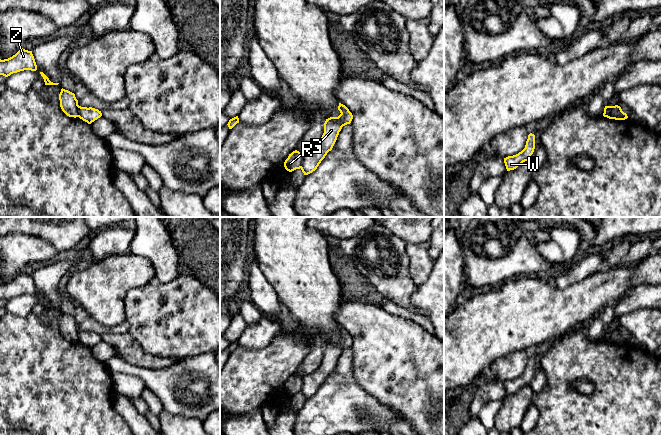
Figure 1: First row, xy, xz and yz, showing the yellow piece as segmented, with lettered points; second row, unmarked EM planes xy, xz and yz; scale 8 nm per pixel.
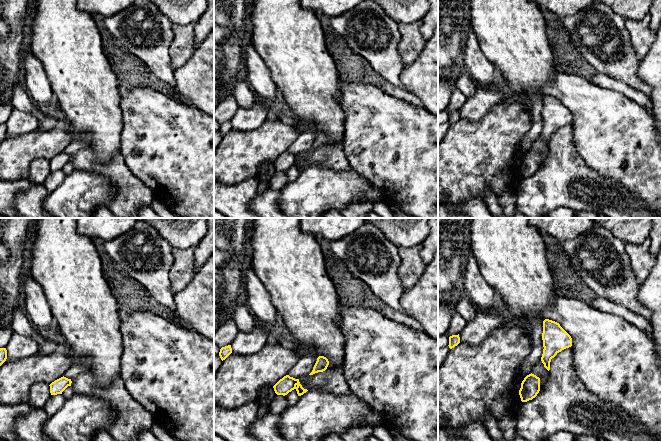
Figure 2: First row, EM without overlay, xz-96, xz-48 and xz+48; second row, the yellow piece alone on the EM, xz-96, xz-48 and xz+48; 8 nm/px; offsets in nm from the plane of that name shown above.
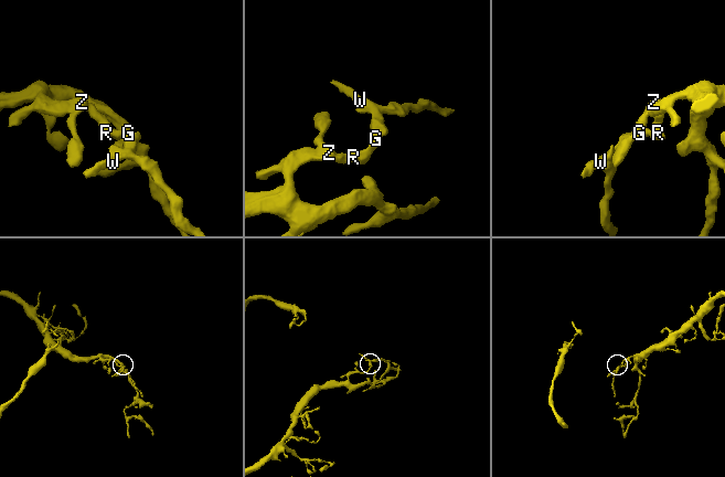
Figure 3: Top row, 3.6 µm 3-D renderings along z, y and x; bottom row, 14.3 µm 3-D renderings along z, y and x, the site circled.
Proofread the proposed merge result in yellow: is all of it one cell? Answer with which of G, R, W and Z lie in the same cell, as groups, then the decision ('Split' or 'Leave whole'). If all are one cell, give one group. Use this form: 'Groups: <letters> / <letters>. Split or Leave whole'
Groups: G W / R Z. Split

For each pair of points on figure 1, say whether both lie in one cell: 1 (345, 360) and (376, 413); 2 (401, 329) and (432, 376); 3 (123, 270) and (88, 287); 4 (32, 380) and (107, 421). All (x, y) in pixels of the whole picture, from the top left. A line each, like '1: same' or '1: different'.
1: same
2: same
3: same
4: same

